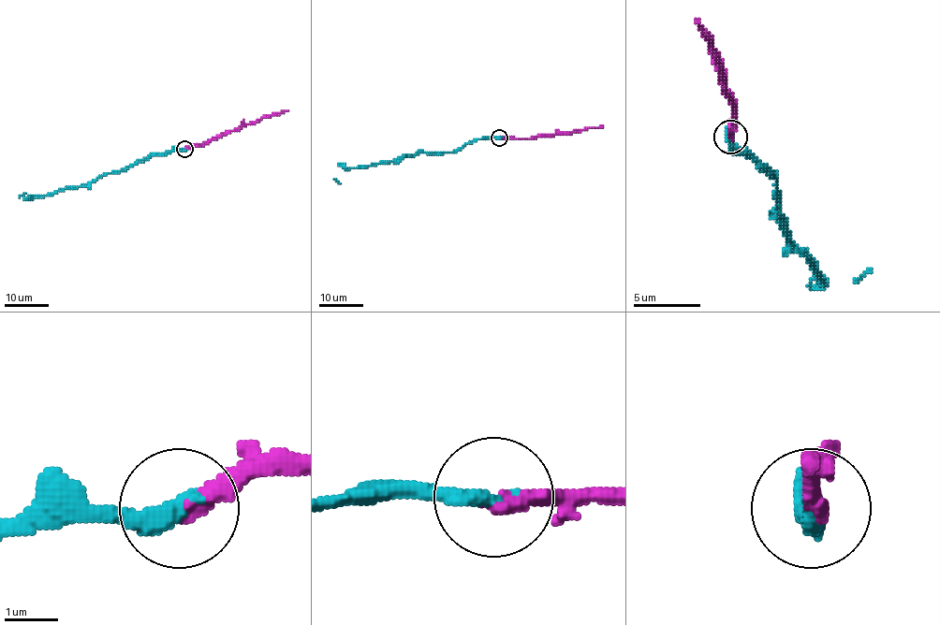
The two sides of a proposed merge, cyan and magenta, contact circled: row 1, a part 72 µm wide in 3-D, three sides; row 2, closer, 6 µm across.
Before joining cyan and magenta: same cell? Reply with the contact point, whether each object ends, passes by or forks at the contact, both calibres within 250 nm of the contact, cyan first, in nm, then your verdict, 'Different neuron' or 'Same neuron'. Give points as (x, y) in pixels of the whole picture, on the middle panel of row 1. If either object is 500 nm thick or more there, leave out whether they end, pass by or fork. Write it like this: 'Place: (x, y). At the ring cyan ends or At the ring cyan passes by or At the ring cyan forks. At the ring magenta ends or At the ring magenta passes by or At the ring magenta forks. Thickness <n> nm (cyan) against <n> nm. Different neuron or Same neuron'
Place: (499, 138). At the ring cyan ends. At the ring magenta ends. Thickness 400 nm (cyan) against 320 nm. Same neuron

